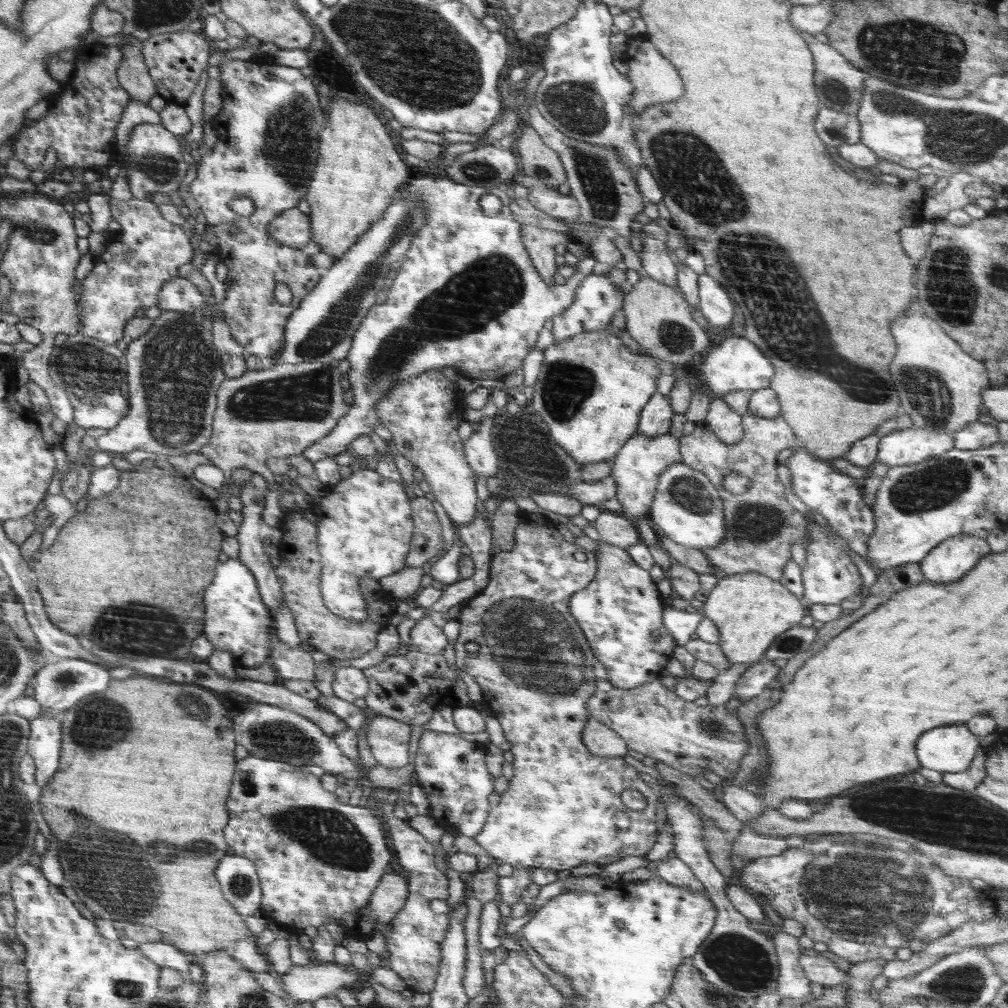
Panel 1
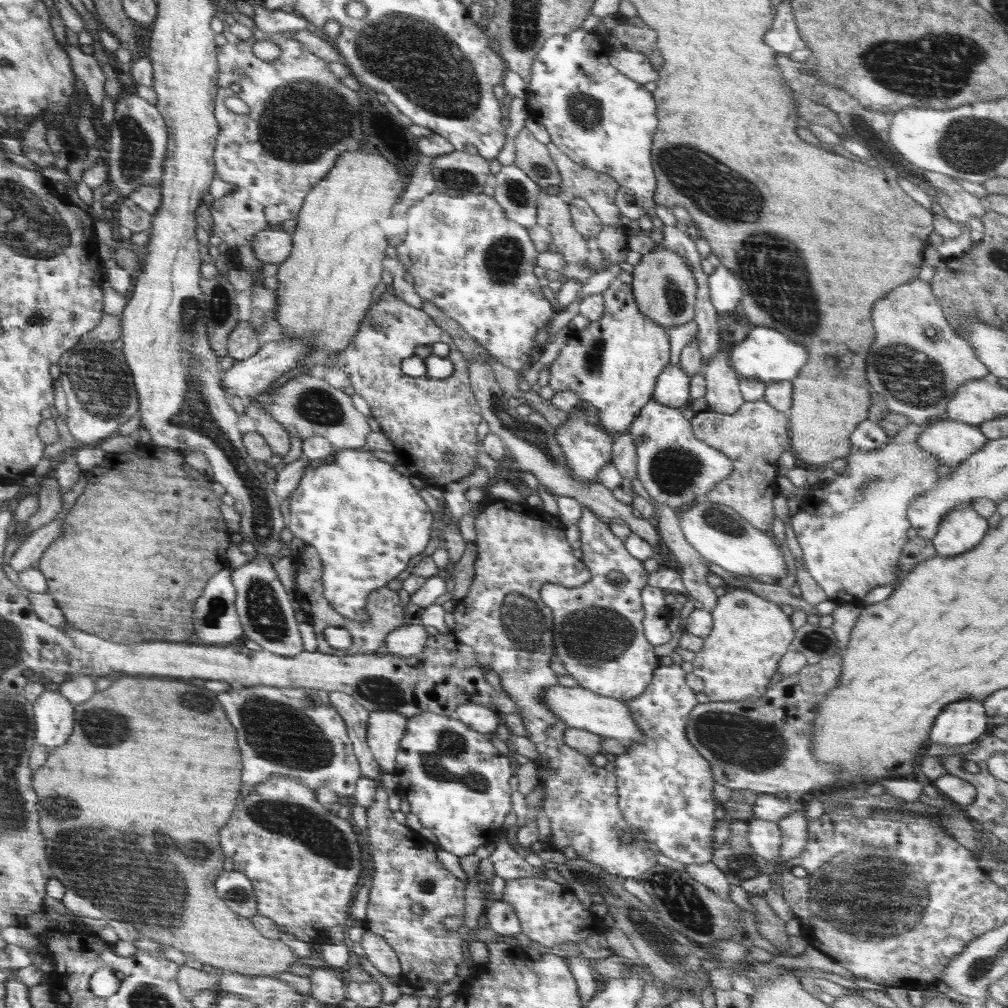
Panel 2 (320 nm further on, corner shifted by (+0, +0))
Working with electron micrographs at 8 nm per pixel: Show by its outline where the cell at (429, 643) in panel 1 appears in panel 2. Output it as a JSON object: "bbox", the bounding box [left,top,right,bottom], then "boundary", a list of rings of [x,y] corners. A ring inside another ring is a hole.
{"bbox":[385,624,429,657],"boundary":[[[414,624],[397,628],[396,631],[390,632],[385,640],[385,646],[390,654],[397,654],[402,657],[417,655],[426,644],[429,634],[424,626]]]}

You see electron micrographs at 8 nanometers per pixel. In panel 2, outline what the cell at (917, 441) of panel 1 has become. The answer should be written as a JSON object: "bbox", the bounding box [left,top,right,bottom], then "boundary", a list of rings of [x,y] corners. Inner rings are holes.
{"bbox":[915,417,990,467],"boundary":[[[945,417],[932,422],[936,424],[926,426],[915,443],[922,452],[928,452],[934,456],[934,460],[945,466],[955,467],[990,441],[977,425]]]}

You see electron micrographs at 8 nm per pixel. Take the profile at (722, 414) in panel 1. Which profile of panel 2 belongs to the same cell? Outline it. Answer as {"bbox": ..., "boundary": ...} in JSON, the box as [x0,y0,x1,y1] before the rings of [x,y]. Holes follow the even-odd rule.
{"bbox":[701,348,745,415],"boundary":[[[721,348],[703,365],[701,373],[706,381],[707,410],[731,415],[745,402],[739,389],[740,375],[730,366],[729,355]]]}

